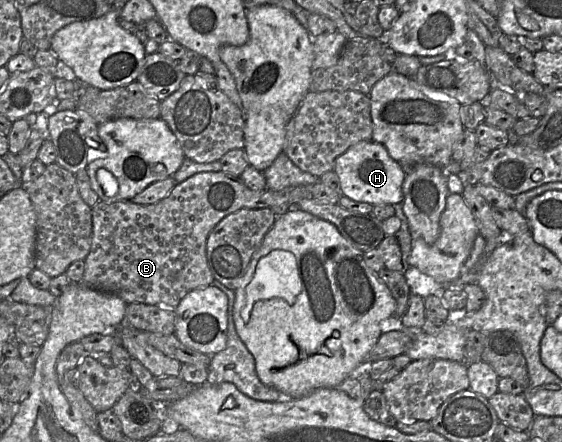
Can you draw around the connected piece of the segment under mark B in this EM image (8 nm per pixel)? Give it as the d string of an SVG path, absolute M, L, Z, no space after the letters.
M218 171L198 173L177 183L164 199L150 205L100 200L91 208L92 242L84 260L85 271L81 284L113 293L127 304L143 303L176 309L187 293L210 286L215 281L207 261L206 242L211 230L224 217L242 208L270 208L282 203L297 207L302 199L312 198L312 187L298 185L281 190L251 190L239 177Z

